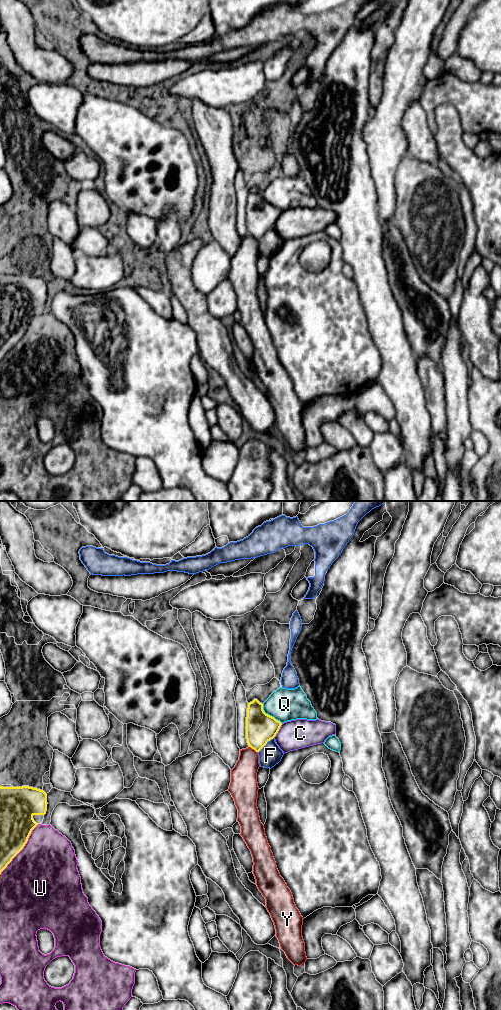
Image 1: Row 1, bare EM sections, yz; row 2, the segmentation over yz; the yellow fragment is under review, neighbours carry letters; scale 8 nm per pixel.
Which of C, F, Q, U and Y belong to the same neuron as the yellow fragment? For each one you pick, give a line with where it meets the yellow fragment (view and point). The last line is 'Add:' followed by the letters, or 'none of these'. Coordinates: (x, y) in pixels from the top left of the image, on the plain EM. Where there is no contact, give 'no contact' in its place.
Add: none of these

